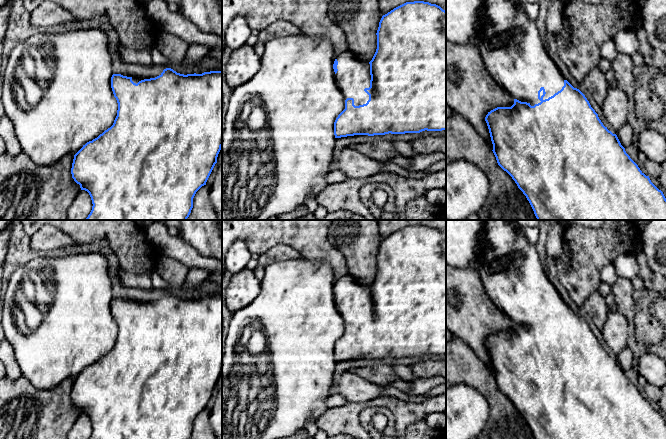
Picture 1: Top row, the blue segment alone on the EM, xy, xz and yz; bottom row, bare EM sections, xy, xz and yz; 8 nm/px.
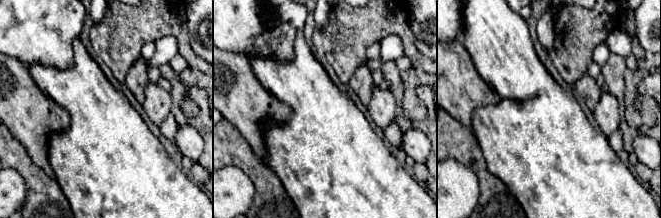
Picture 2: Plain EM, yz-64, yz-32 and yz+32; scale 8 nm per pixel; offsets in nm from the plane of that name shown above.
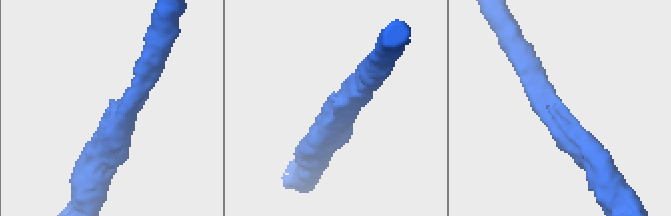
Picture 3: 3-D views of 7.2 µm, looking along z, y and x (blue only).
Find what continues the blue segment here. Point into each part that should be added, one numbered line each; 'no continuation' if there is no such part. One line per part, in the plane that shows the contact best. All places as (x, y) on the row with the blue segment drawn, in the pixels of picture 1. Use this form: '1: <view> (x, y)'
1: yz (510, 45)

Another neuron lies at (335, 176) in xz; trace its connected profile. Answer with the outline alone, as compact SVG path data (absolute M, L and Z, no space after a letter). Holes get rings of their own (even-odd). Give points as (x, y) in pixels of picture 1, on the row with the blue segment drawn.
M339 169L331 170L326 176L326 181L328 184L338 184L340 182L344 182L347 179L348 177Z

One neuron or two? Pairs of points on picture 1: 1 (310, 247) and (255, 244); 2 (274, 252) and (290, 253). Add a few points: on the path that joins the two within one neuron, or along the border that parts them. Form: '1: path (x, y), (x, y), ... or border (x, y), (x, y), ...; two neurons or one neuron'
1: path (296, 237), (269, 237); one neuron
2: path (278, 252), (286, 252); one neuron

